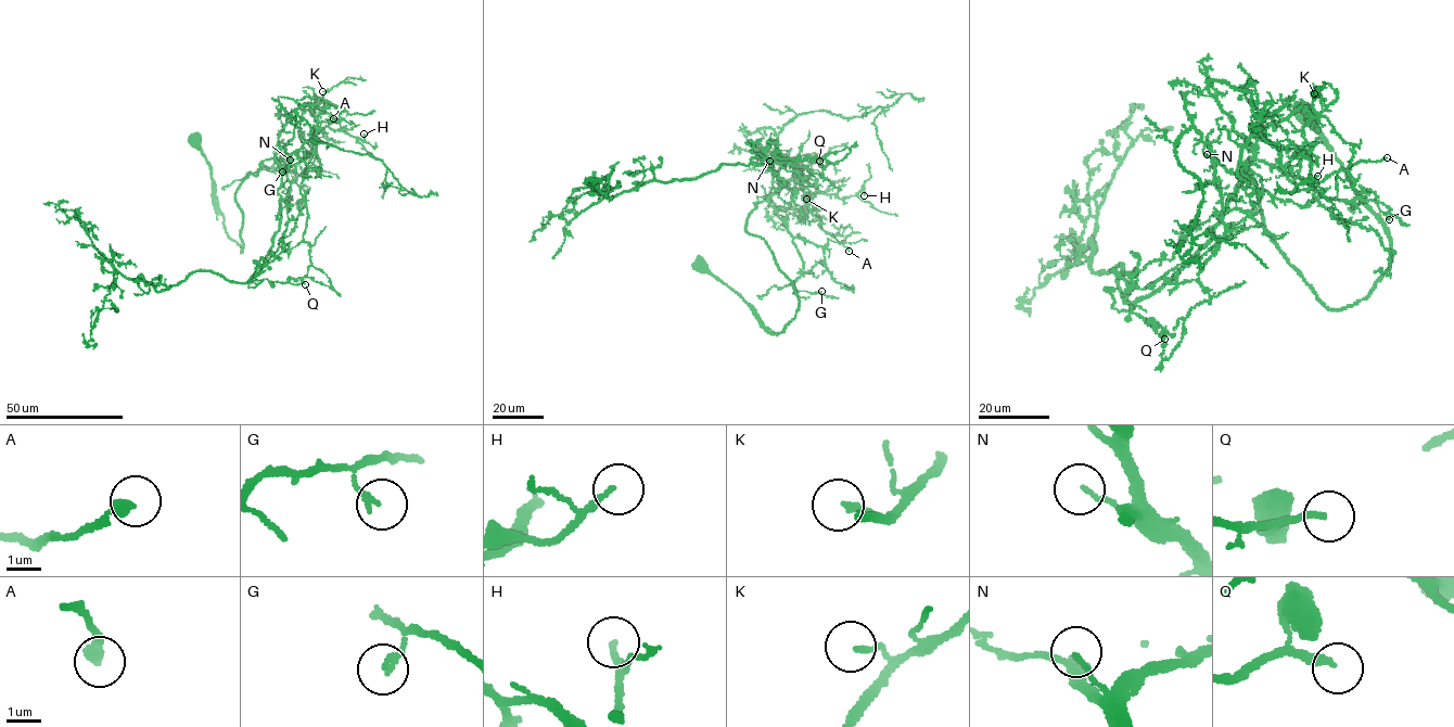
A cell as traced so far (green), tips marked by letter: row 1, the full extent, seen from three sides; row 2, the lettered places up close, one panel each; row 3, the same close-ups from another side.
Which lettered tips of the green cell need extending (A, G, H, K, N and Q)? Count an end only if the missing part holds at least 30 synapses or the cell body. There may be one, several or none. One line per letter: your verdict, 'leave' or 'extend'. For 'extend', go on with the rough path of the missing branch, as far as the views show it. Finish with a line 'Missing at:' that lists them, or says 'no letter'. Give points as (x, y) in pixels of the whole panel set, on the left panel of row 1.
A: leave
G: leave
H: leave
K: leave
N: leave
Q: extend; missing branch runs (305, 284), (313, 291), (320, 290), (324, 298), (338, 309)
Missing at: Q

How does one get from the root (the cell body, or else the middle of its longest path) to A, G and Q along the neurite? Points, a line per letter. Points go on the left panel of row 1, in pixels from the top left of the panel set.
A: (196, 141), (226, 233), (242, 252), (240, 183), (263, 161), (297, 164), (316, 129), (314, 162), (333, 118)
G: (196, 141), (226, 233), (242, 252), (236, 190), (263, 161), (276, 157), (278, 169), (262, 169), (282, 171)
Q: (196, 141), (226, 233), (242, 252), (236, 190), (263, 161), (280, 166), (281, 222), (251, 281), (305, 284)

